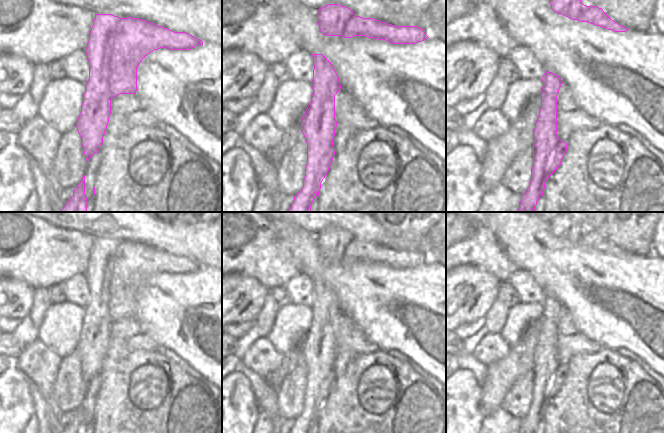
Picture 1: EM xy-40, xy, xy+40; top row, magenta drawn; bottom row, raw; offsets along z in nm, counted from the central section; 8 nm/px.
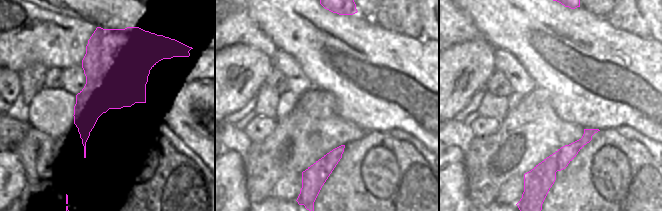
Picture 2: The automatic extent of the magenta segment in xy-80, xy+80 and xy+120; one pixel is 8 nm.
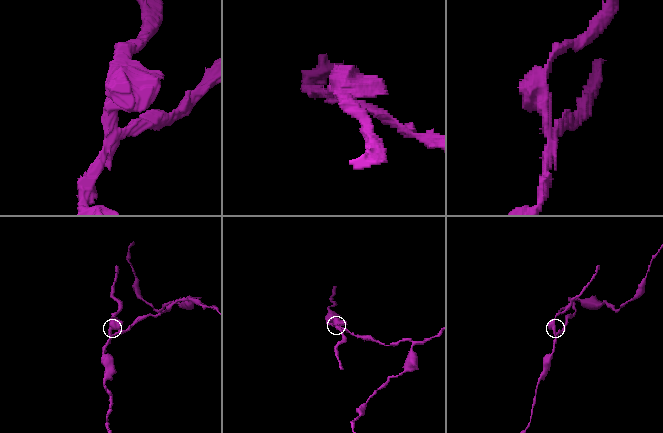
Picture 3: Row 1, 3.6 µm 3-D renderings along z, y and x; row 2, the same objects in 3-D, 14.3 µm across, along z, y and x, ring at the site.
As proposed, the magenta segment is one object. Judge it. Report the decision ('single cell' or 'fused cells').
fused cells

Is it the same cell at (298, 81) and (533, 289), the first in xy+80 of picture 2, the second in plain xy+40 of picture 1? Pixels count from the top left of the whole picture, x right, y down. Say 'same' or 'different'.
same

